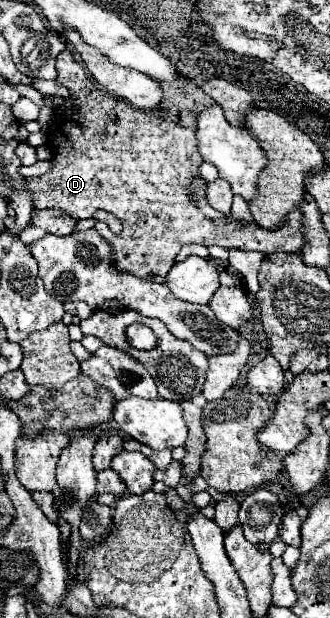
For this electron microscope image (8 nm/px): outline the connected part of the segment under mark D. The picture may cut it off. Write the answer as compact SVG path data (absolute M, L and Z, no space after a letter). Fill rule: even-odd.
M62 50L58 54L56 70L56 82L70 90L70 98L64 100L64 112L60 108L54 110L52 126L46 132L46 146L52 150L52 168L40 178L26 178L26 188L32 192L32 206L36 210L58 208L76 220L90 218L96 210L114 214L124 226L120 248L114 248L116 268L148 282L164 282L164 274L174 264L176 254L184 244L190 242L204 246L216 244L226 250L256 250L262 254L298 252L298 242L302 240L298 210L286 214L282 228L278 226L276 230L266 230L254 222L236 220L232 214L224 216L222 224L216 224L194 206L194 202L188 198L188 192L192 182L200 178L198 168L202 158L198 154L198 142L192 128L184 128L168 118L160 118L158 114L132 108L130 102L110 96L106 90L96 86L86 66L82 66L82 62L78 62L70 50Z

